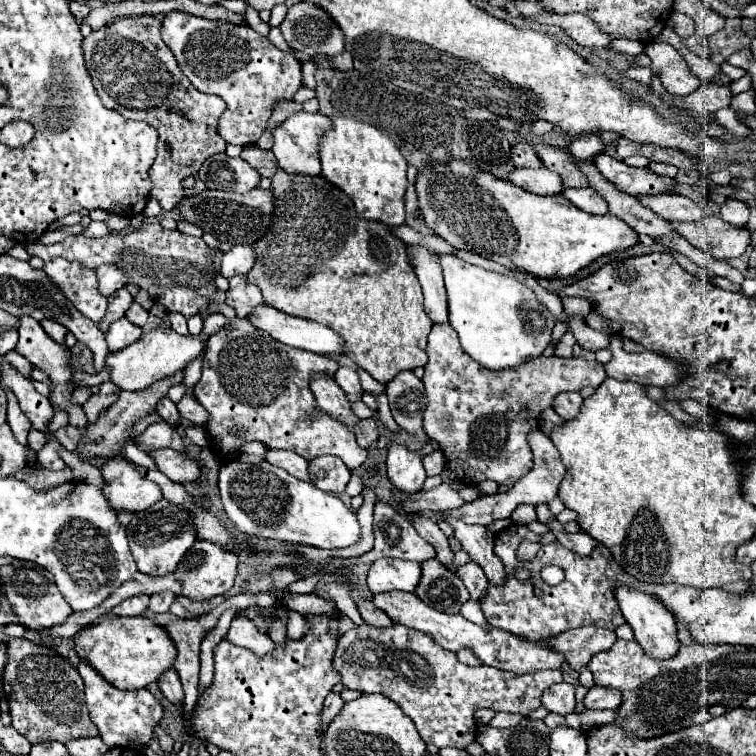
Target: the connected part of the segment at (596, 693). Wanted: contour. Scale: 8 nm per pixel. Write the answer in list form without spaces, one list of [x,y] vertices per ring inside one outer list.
[[[594,685],[586,697],[584,697],[584,705],[588,709],[618,709],[618,705],[622,703],[618,689],[610,689],[610,687],[598,687]]]

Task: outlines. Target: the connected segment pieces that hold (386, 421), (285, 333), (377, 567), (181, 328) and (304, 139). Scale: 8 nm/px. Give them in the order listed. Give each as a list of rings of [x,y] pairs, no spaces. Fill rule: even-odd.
[[[385,393],[374,394],[376,396],[378,402],[378,415],[380,421],[382,421],[382,425],[386,427],[386,429],[390,429],[392,433],[398,433],[400,431],[400,427],[396,425],[396,421],[392,419],[392,413],[390,413],[389,401]]]
[[[258,305],[248,321],[284,345],[318,355],[344,355],[344,341],[338,333],[320,323],[290,317],[270,305]]]
[[[378,559],[368,571],[368,589],[372,593],[384,591],[414,591],[420,581],[420,565],[400,559]]]
[[[170,313],[170,323],[172,323],[172,329],[180,335],[188,335],[188,325],[186,325],[186,317],[184,315],[178,315],[178,313]]]
[[[294,113],[288,117],[278,129],[272,131],[274,135],[274,149],[272,153],[278,159],[278,165],[286,173],[298,173],[298,175],[320,175],[320,157],[318,157],[318,141],[322,139],[322,129],[330,129],[330,117],[322,113]]]

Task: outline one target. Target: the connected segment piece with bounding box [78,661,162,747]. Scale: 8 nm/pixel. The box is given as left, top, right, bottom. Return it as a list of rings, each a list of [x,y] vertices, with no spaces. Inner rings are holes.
[[[80,661],[78,673],[86,685],[86,705],[90,711],[90,719],[98,727],[102,741],[112,747],[116,745],[122,747],[128,741],[140,741],[148,745],[148,741],[152,739],[152,731],[162,717],[162,707],[154,699],[154,695],[148,689],[140,689],[140,693],[120,691],[112,687],[108,681],[104,681],[86,661]]]

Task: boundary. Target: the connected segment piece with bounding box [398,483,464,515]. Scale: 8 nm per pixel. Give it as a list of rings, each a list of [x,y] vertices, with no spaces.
[[[442,483],[430,491],[420,491],[416,495],[412,495],[410,499],[398,503],[402,507],[404,513],[418,513],[418,511],[436,511],[436,513],[442,513],[446,509],[454,509],[454,507],[460,507],[464,501],[462,497],[448,485],[448,483]]]

